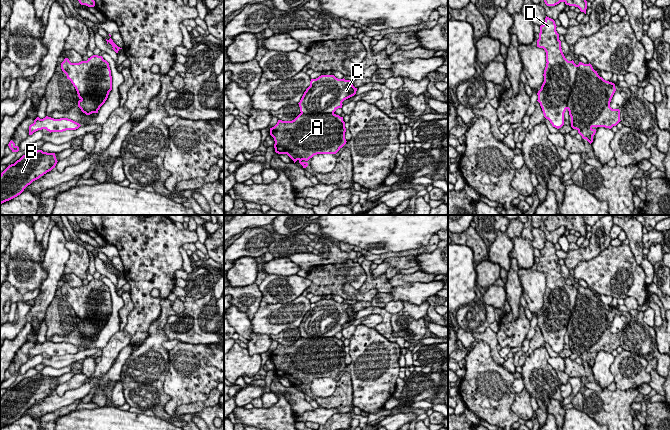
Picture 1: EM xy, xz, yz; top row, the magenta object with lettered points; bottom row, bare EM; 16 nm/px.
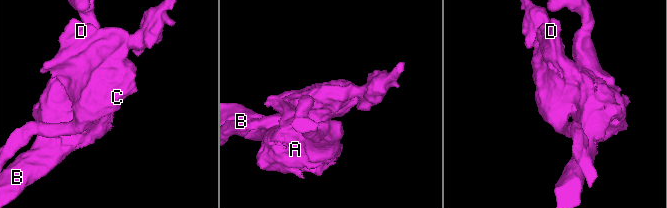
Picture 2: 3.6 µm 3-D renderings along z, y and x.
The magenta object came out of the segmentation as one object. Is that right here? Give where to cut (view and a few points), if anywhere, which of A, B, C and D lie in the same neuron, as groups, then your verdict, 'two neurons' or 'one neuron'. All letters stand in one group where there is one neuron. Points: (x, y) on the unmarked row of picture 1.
xy (109, 315), (102, 317), (92, 311), (83, 319), (77, 316) | A B / C D | two neurons

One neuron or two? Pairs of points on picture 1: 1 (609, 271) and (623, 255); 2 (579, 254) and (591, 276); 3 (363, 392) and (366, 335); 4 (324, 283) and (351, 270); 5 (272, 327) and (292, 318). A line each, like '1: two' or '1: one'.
1: one
2: two
3: one
4: one
5: one

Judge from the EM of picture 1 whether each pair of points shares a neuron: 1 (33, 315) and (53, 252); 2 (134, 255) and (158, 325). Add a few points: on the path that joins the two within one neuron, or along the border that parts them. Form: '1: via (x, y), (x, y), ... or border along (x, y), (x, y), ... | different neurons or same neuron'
1: via (44, 299), (53, 278), (53, 268) | same neuron
2: border along (165, 298), (160, 302), (160, 315), (147, 330) | different neurons

